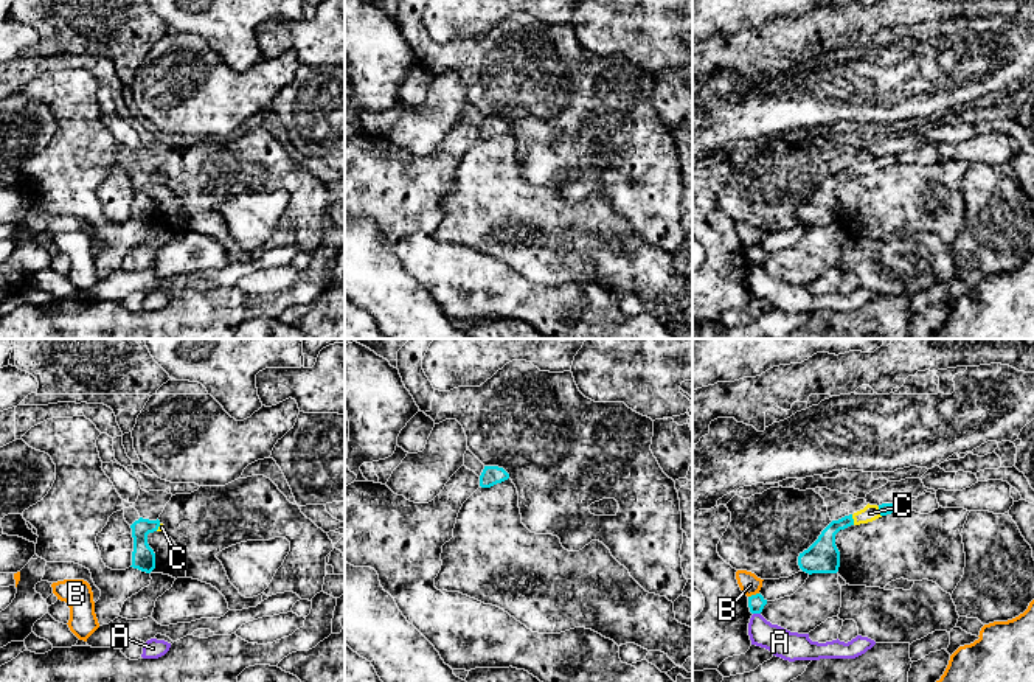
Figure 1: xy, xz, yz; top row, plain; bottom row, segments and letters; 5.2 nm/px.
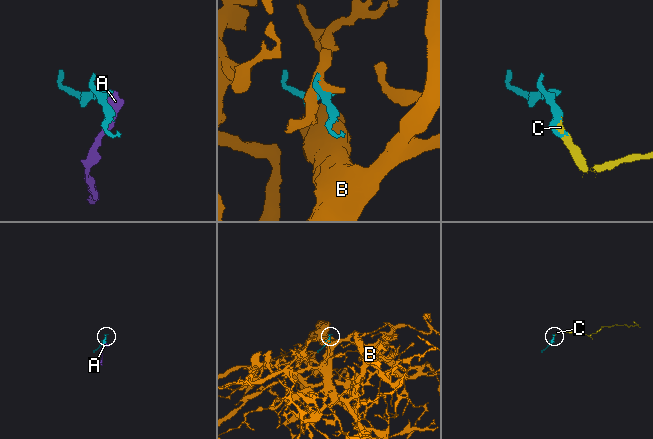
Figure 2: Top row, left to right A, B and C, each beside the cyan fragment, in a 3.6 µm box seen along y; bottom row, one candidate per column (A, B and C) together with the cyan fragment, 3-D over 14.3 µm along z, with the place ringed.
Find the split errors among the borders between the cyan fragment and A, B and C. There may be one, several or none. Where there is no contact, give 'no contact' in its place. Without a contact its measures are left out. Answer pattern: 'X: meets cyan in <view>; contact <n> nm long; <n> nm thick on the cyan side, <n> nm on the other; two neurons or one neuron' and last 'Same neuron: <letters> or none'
A: meets cyan in yz; contact 40 nm long; 90 nm thick on the cyan side, 150 nm on the other; two neurons
B: meets cyan in yz; contact 60 nm long; 90 nm thick on the cyan side, 110 nm on the other; two neurons
C: meets cyan in yz; contact 60 nm long; 170 nm thick on the cyan side, 90 nm on the other; one neuron
Same neuron: C

